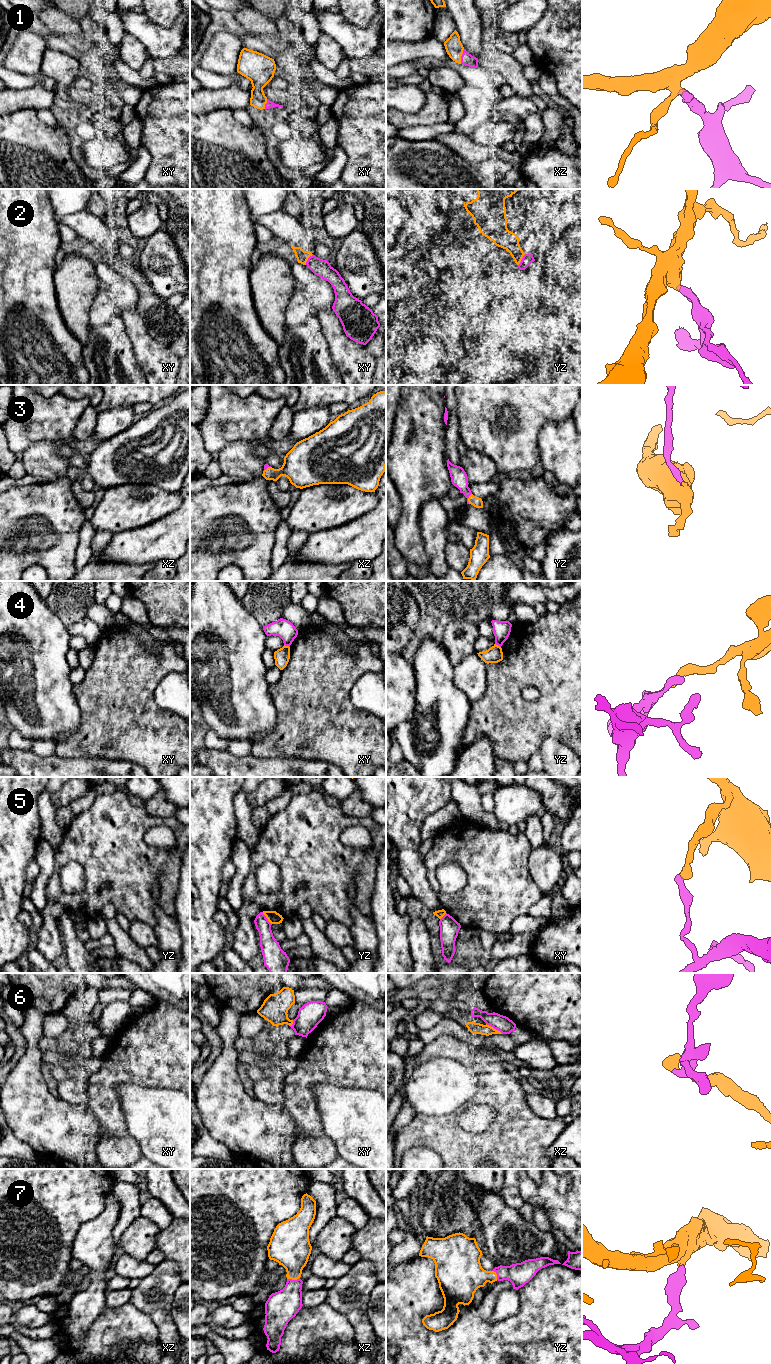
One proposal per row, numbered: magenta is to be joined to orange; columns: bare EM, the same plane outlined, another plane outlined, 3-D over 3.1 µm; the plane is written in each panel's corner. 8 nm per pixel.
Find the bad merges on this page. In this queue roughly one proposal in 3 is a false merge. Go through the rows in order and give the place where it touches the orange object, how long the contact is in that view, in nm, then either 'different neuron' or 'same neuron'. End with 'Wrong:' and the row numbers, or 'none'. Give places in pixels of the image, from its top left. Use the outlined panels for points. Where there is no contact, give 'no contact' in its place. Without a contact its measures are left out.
1: contact xz (461, 55); length 120 nm; same neuron
2: contact xy (307, 259); length 110 nm; same neuron
3: contact yz (468, 498); length 90 nm; same neuron
4: contact xy (287, 646); length 50 nm; different neuron
5: contact yz (266, 917); length 130 nm; different neuron
6: contact xz (493, 1028); length 160 nm; different neuron
7: contact xz (293, 1279); length 110 nm; same neuron
Wrong: 4, 5, 6

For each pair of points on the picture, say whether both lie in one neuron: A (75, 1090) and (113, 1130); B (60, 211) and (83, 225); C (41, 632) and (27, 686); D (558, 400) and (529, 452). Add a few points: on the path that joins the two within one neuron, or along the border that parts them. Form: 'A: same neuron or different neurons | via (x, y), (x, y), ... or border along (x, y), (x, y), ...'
A: different neurons | border along (86, 1082), (87, 1106)
B: different neurons | border along (85, 208), (65, 214), (58, 220)
C: same neuron | via (28, 645), (28, 673)
D: same neuron | via (545, 413), (529, 429), (529, 439)

